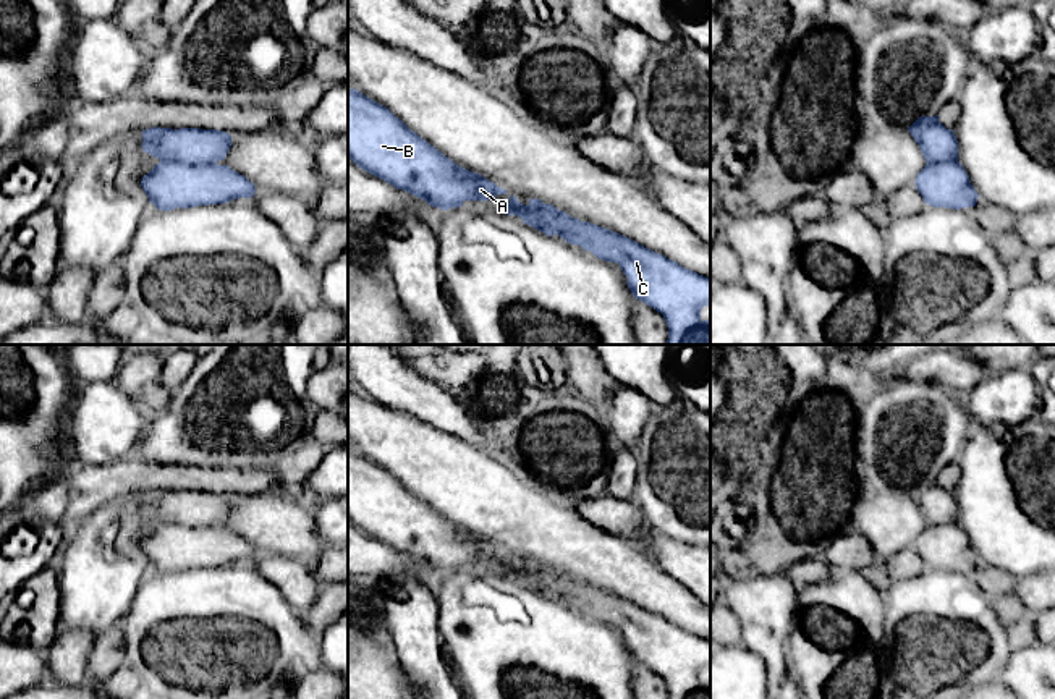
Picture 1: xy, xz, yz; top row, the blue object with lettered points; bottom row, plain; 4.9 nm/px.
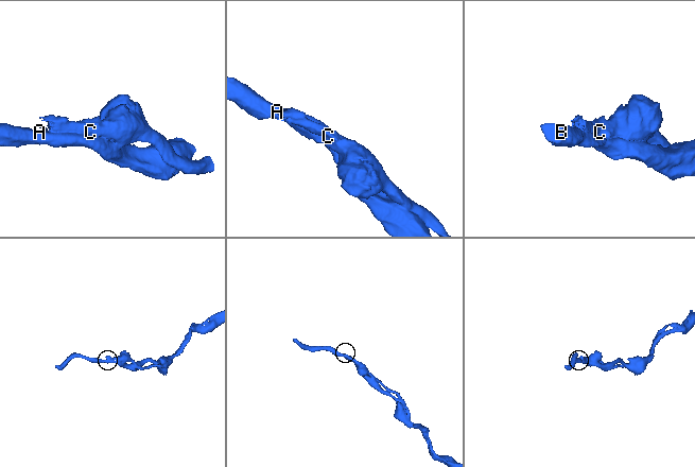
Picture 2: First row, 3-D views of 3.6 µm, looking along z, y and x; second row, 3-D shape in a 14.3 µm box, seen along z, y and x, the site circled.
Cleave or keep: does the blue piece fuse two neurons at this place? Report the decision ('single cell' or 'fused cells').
fused cells

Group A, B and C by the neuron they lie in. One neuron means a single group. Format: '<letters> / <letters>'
A B / C

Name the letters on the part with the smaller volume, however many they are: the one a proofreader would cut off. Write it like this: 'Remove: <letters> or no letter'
Remove: C

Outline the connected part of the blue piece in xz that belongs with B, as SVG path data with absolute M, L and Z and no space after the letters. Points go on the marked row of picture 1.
M348 89L348 157L367 173L442 210L506 194L482 175L456 165L358 89Z

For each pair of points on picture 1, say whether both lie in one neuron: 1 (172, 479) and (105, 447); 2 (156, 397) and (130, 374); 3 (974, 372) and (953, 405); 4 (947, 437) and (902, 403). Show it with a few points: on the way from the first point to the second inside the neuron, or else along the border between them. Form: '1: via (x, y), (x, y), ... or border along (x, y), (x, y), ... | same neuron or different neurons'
1: border along (120, 458), (83, 465) | different neurons
2: via (149, 390), (136, 377) | same neuron
3: border along (924, 382), (934, 382), (965, 393) | different neurons
4: via (940, 424), (919, 403), (915, 403) | same neuron

